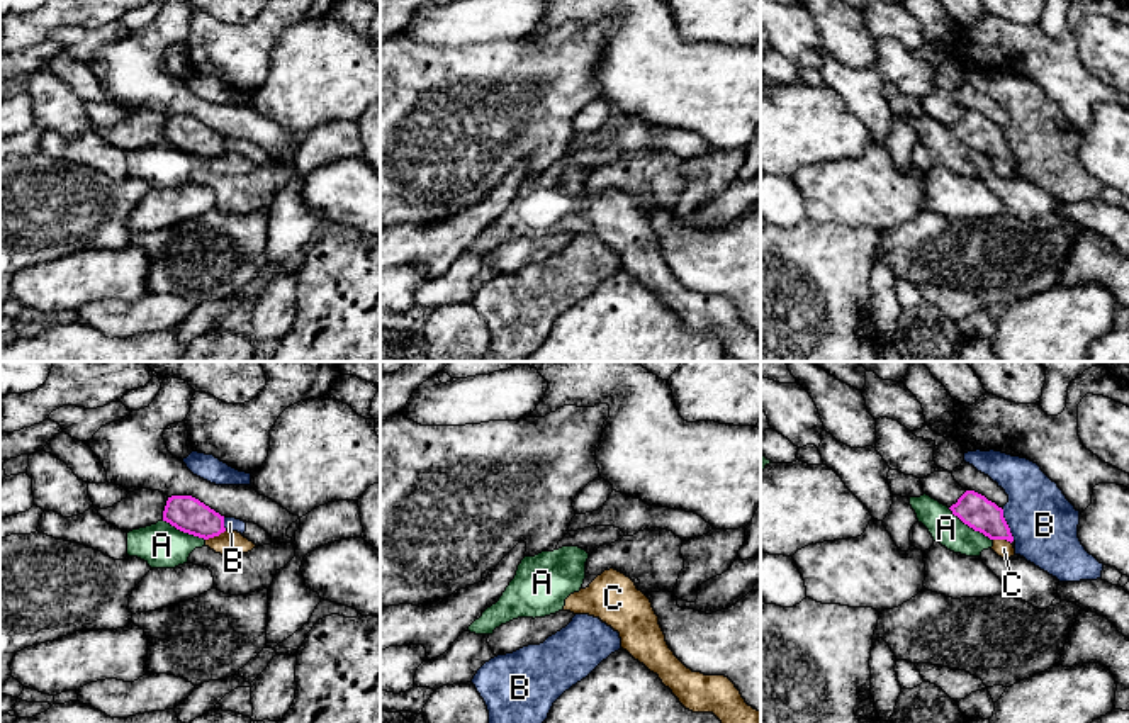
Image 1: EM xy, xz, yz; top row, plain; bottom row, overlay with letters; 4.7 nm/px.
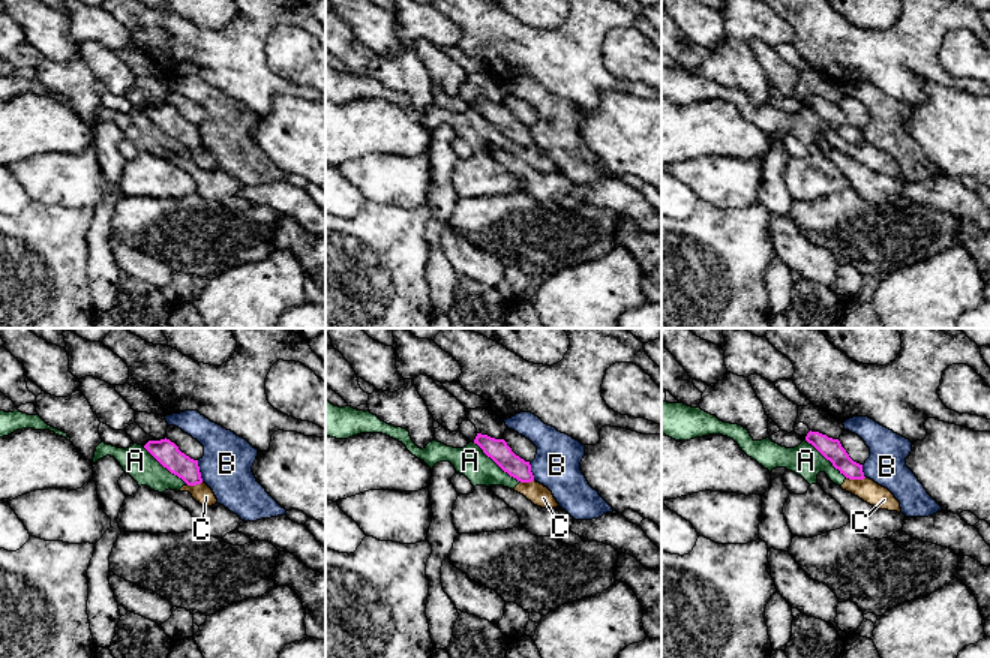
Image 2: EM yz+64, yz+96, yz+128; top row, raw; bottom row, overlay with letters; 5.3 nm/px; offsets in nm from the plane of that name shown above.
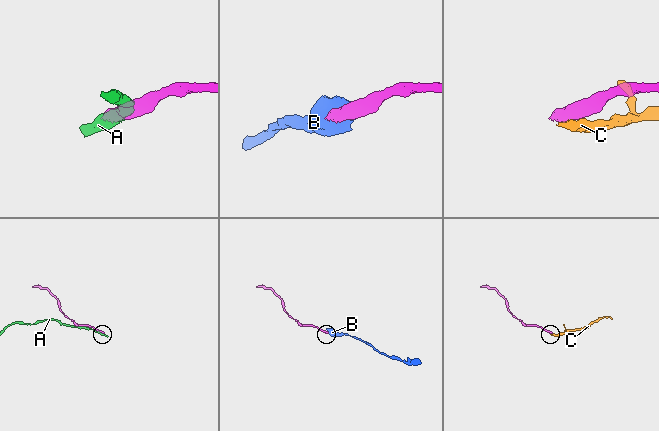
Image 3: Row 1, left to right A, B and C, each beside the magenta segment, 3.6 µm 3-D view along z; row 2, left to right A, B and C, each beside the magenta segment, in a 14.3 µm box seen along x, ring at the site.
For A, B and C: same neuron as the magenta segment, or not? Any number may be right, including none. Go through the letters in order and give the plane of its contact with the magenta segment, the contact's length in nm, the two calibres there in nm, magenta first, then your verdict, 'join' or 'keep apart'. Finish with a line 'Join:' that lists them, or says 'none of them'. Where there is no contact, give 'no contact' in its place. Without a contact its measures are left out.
A: yz | 260 nm | 160/150 nm | keep apart
B: yz | 160 nm | 160/320 nm | keep apart
C: xy | 120 nm | 170/110 nm | keep apart
Join: none of them

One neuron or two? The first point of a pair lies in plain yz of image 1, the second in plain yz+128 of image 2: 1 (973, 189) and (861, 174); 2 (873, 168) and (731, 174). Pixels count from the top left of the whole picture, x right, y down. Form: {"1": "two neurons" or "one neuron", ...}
{"1": "two neurons", "2": "one neuron"}

